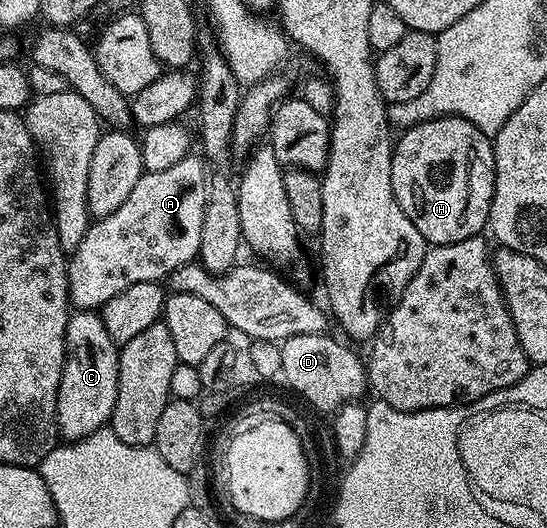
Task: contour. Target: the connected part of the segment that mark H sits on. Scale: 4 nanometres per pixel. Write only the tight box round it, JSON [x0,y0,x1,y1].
[392,117,494,246]

